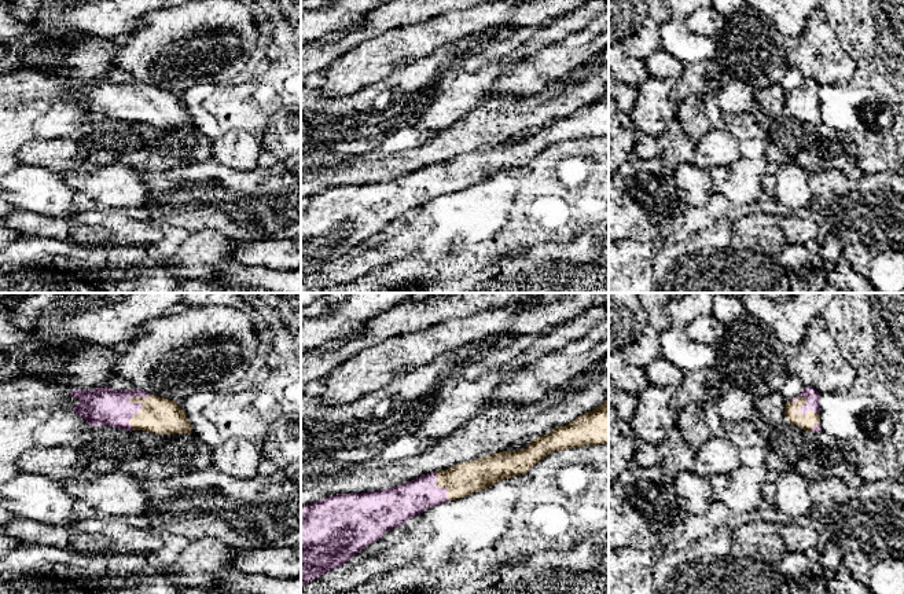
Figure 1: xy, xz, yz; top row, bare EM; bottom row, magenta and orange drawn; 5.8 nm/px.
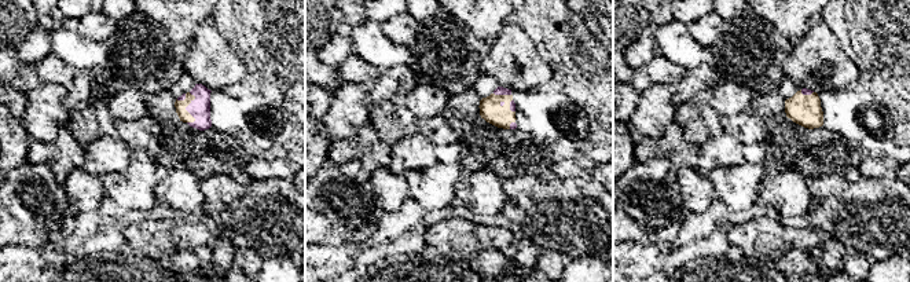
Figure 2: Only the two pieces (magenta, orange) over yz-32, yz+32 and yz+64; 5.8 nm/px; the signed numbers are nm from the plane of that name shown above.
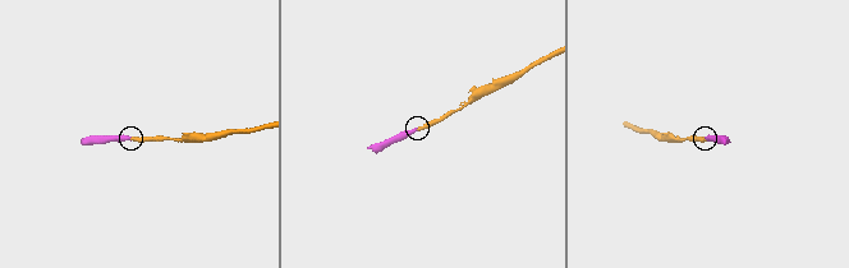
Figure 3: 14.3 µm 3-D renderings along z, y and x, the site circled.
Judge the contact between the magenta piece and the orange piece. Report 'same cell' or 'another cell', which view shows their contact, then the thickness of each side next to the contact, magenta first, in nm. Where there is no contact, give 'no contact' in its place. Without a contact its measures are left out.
same cell | xy | 220/200 nm

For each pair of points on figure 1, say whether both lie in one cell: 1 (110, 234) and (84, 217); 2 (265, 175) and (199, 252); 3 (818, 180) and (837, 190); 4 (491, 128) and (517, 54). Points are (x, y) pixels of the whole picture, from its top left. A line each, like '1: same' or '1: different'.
1: same
2: different
3: same
4: different

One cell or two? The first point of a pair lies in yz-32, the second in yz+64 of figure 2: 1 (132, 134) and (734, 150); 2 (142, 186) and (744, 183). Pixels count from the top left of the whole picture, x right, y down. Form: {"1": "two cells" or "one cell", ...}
{"1": "two cells", "2": "one cell"}

